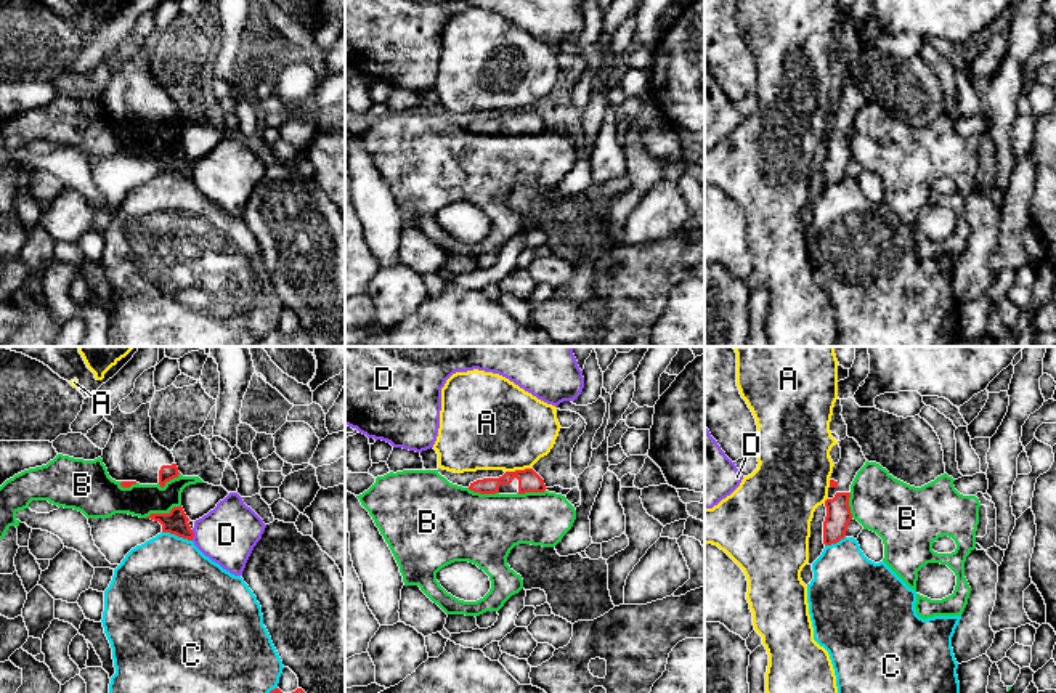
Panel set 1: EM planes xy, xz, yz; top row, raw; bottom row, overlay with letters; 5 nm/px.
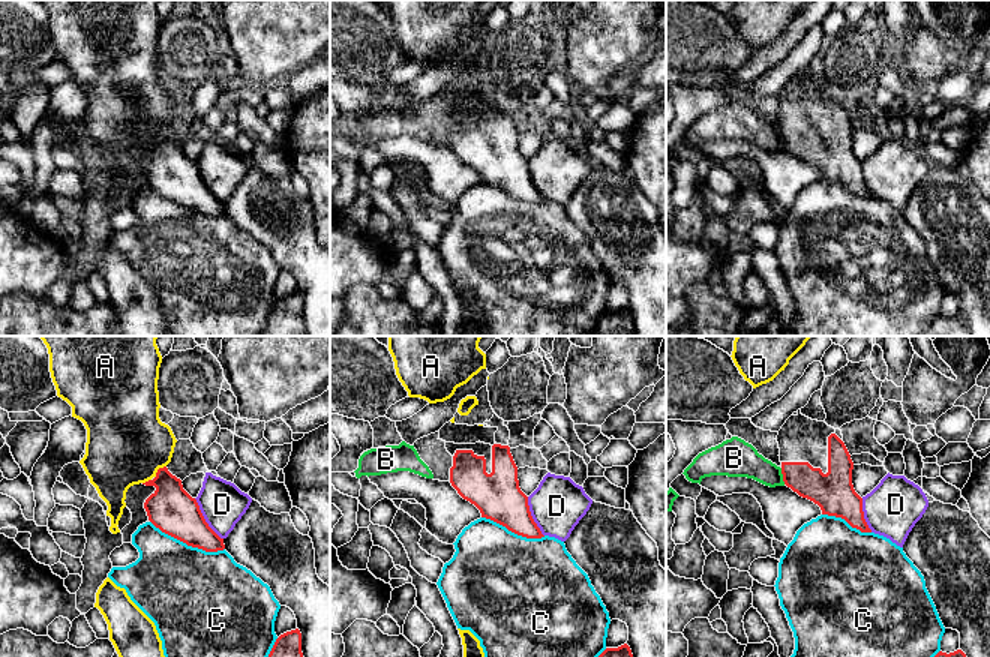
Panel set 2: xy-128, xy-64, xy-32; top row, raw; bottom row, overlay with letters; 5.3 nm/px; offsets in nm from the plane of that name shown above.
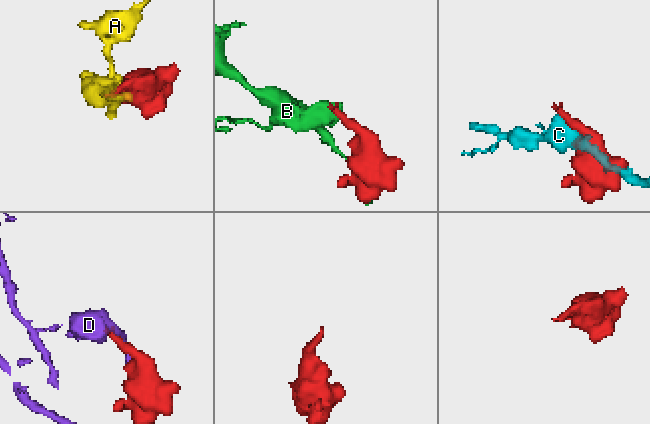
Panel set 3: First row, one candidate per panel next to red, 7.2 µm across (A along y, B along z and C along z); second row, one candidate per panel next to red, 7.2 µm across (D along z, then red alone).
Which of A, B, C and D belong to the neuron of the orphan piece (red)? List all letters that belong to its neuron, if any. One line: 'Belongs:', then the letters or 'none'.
Belongs: none

